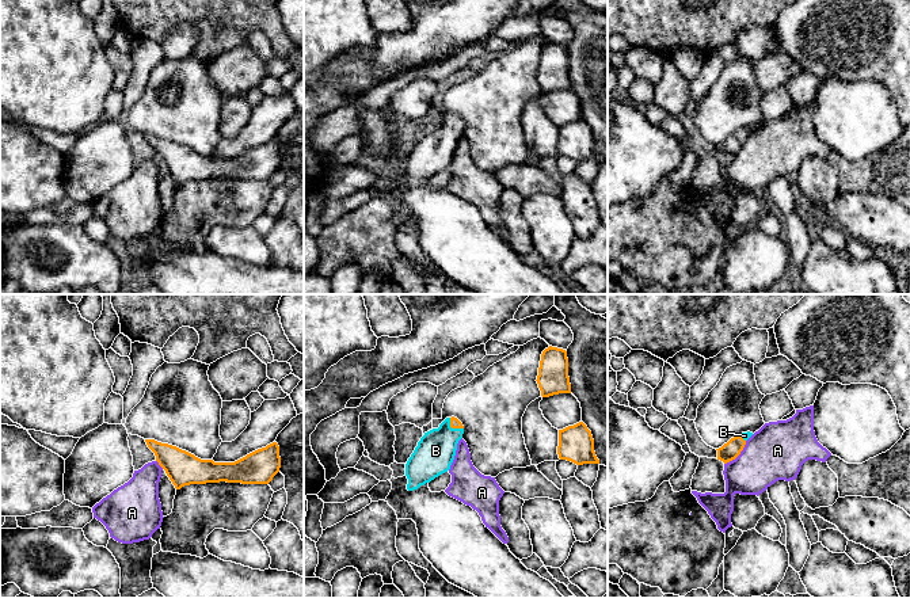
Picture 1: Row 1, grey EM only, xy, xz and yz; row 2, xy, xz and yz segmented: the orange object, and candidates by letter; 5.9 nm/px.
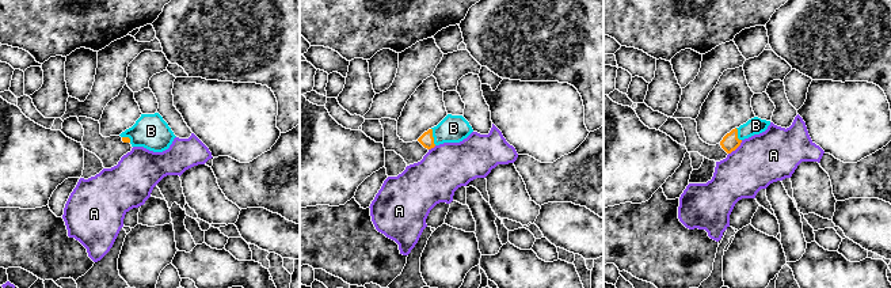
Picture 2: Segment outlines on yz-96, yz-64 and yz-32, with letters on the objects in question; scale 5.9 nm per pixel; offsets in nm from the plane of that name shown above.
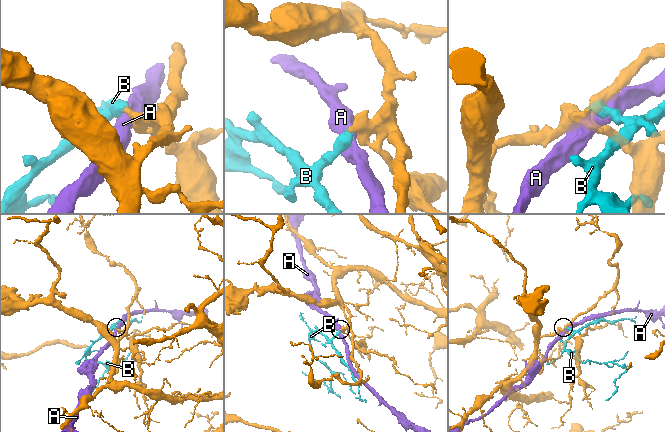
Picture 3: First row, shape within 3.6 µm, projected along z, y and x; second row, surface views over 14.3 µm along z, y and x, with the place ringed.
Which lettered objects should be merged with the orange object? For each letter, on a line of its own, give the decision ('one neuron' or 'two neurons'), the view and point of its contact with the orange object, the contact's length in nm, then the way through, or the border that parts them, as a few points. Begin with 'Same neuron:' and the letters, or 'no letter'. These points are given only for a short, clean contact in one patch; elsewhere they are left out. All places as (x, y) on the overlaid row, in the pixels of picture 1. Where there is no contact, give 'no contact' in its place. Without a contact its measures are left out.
Same neuron: B
A: two neurons | yz (738, 454) | 190 nm | along yz (746, 441), (742, 450), (724, 464)
B: one neuron | xz (453, 427) | 110 nm | across xz (454, 423), (453, 427), (436, 450)

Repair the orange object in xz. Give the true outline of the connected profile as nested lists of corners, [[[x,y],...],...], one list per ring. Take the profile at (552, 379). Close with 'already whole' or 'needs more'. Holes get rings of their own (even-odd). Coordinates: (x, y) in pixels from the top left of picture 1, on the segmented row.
[[[552,346],[545,348],[536,381],[542,397],[571,393],[567,351]]] | already whole

